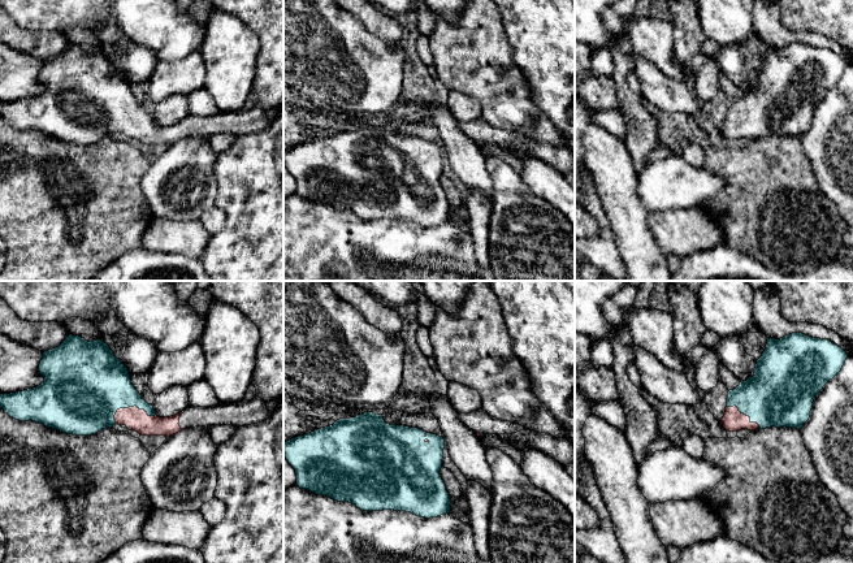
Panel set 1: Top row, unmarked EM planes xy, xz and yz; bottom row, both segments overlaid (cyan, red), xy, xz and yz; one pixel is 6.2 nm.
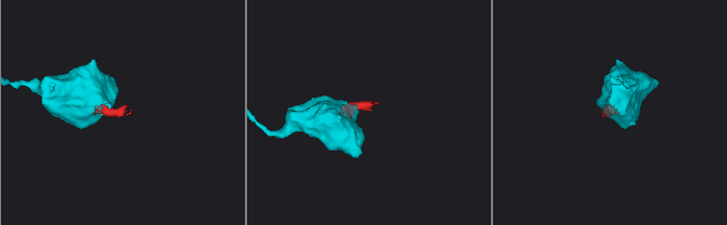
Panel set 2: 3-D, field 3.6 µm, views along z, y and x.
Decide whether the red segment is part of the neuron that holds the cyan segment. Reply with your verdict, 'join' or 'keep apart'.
join

